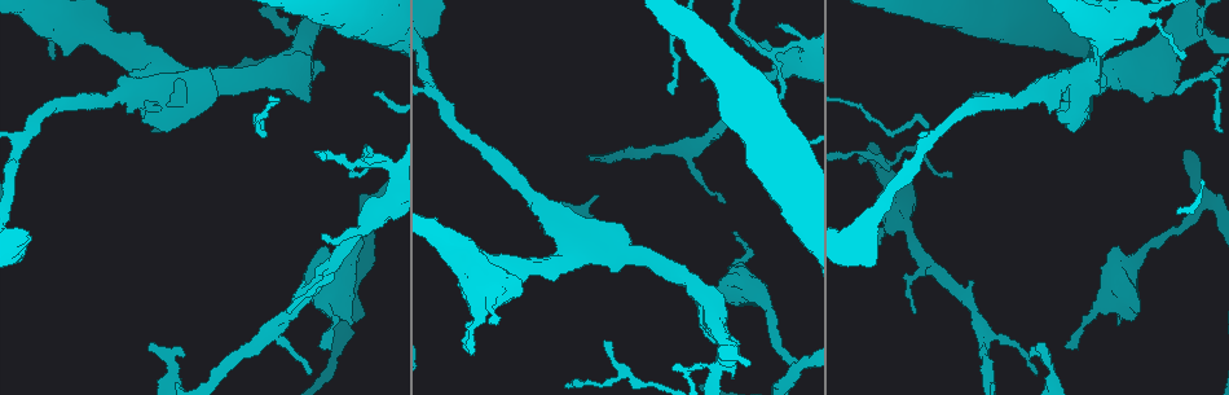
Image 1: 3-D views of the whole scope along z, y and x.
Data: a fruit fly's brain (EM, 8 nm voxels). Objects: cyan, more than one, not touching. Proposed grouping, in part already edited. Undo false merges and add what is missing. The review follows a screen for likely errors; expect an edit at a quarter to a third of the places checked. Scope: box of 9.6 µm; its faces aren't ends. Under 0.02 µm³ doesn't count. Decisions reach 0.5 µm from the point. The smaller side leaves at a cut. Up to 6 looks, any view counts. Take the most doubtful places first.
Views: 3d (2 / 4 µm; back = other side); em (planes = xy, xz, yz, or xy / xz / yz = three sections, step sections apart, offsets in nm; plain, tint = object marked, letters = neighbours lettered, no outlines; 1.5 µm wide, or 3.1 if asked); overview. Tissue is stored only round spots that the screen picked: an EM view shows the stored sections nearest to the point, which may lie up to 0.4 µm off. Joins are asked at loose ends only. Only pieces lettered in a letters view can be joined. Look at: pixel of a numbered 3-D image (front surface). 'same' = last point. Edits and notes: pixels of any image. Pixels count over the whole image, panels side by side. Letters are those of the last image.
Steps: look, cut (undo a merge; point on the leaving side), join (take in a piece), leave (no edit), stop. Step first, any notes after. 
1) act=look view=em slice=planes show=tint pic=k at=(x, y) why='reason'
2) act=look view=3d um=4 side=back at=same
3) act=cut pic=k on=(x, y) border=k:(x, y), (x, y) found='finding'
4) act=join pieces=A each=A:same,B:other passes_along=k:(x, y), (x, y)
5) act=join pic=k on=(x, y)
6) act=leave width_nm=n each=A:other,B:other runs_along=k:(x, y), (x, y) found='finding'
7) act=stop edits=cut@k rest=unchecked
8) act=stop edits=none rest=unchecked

act=look view=em slice=planes show=letters pic=1 at=(284, 25) why='small branch off a trunk'

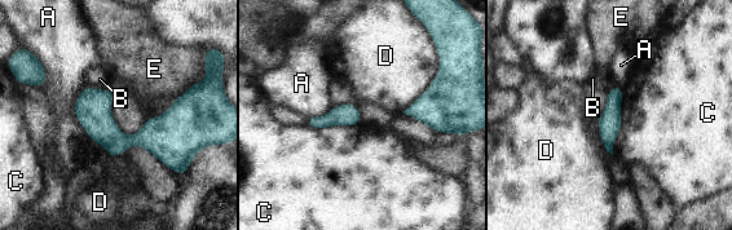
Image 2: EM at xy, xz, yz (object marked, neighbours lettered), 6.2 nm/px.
act=leave width_nm=140 each=A:other,B:other,C:other,D:other,E:other runs_along=2:(76, 107), (114, 140), (146, 138), (176, 109) found='one neuron here'

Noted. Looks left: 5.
act=look view=em slice=xy step=8 show=letters pic=1 at=(322, 346) why='thin end'

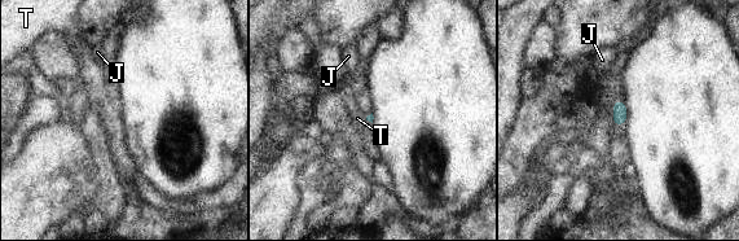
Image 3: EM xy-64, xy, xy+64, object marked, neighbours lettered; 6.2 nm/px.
act=look view=em slice=xz step=4 show=letters at=same

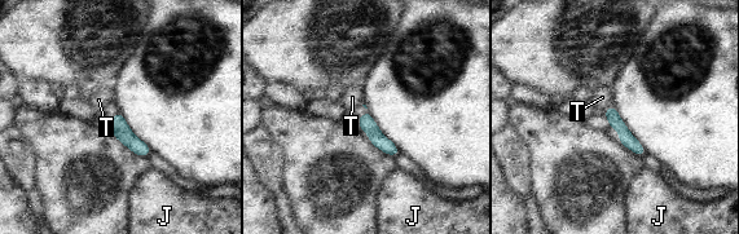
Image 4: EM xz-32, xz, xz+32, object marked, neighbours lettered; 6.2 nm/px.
act=leave each=J:other,T:other runs_along=4:(608, 110), (624, 135), (641, 153) found='none of them fits'

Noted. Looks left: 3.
act=look view=em slice=xz step=4 show=letters pic=1 at=(323, 233) why='tapers out'

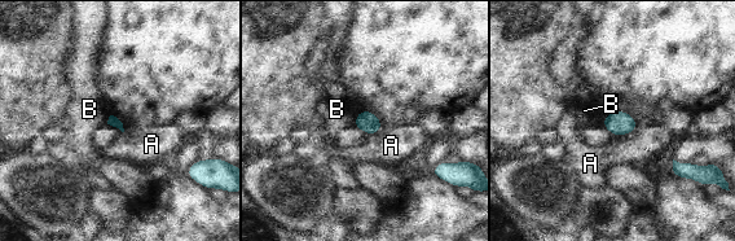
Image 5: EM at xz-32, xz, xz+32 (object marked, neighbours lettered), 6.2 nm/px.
act=leave each=A:other,B:other border=5:(638, 127), (614, 136) found='no lettered piece goes on from it'

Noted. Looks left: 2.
act=stop edits=none rest=unchecked

